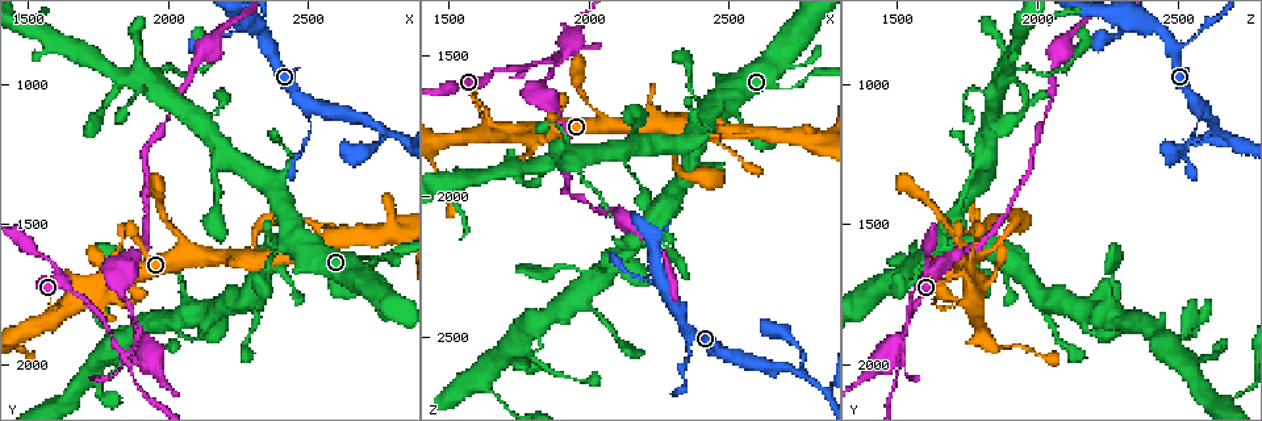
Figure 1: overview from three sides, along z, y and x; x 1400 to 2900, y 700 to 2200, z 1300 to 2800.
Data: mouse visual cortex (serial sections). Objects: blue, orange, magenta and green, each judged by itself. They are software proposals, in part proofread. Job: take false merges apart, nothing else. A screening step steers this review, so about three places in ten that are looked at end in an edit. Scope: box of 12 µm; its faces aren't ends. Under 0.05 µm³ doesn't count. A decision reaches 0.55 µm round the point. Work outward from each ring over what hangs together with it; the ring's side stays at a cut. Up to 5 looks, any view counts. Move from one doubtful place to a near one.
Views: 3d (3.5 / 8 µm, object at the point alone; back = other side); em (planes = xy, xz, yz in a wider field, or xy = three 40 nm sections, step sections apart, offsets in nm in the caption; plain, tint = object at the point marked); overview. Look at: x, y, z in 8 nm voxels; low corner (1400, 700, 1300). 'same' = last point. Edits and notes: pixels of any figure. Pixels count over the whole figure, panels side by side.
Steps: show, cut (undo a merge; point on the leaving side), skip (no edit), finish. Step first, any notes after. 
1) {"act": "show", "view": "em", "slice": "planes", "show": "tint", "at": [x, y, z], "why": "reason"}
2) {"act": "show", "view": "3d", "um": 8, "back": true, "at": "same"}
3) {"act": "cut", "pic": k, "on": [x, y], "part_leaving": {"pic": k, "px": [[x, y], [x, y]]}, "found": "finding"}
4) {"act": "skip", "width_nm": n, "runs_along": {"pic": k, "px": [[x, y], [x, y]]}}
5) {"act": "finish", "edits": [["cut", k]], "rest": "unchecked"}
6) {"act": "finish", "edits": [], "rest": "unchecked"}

{"act": "show", "view": "3d", "um": 3.5, "at": [1890, 1950, 1530], "why": "four-way junction"}

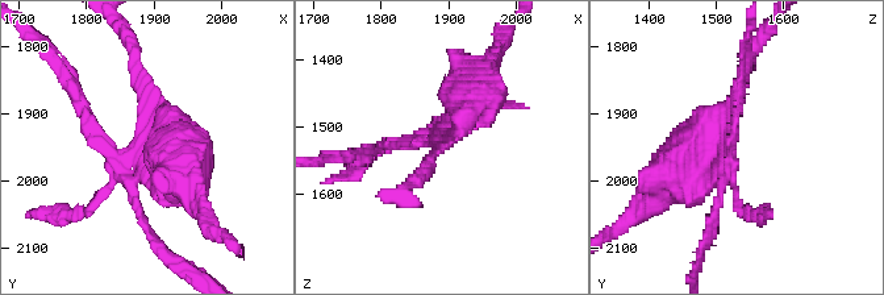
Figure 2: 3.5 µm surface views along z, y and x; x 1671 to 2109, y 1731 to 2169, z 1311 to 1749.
{"act": "show", "view": "em", "slice": "xy", "step": 2, "show": "tint", "at": [1880, 1945, 1525], "why": "shape alone is not enough"}

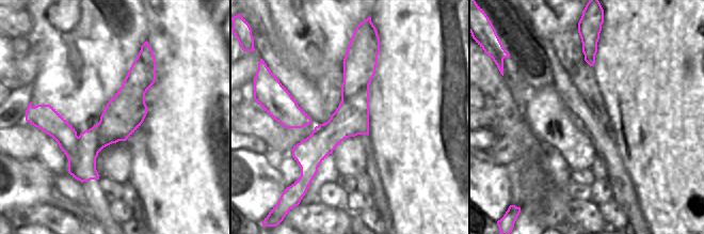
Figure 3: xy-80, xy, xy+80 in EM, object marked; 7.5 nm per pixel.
{"act": "cut", "pic": 2, "on": [714, 134], "part_leaving": {"pic": 2, "px": [[122, 156], [150, 120], [134, 46]]}, "found": "two cells meet here"}

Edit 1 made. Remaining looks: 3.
{"act": "show", "view": "overview", "why": "redraw"}

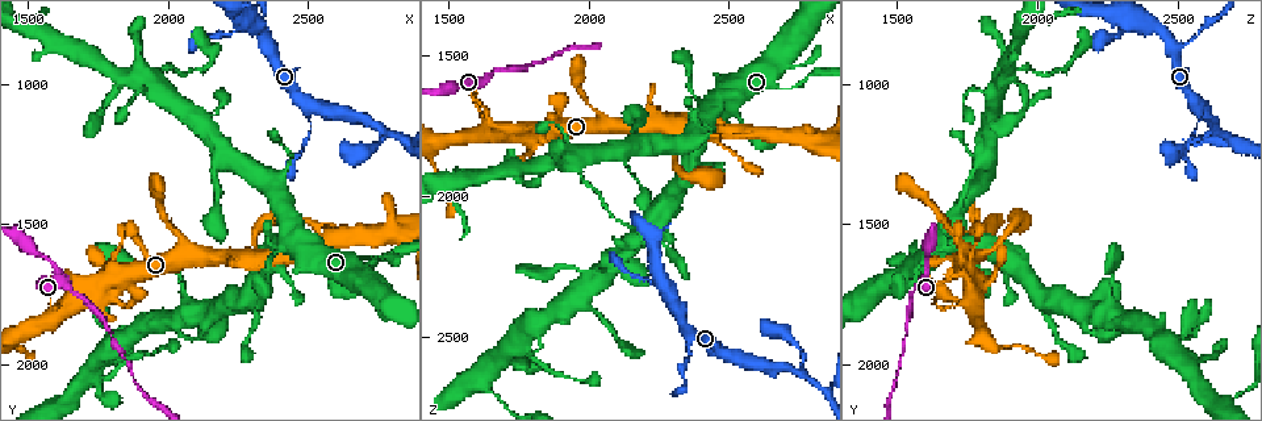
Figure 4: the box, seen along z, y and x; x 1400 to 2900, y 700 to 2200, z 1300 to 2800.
{"act": "show", "view": "3d", "um": 8, "back": true, "at": [2360, 840, 2540], "why": "thick turns thin"}

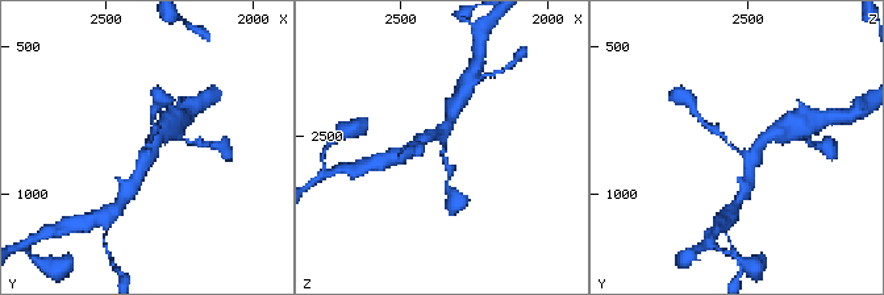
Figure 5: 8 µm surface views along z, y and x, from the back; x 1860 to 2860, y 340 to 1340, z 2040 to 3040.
{"act": "show", "view": "3d", "um": 3.5, "at": [2360, 850, 2550]}

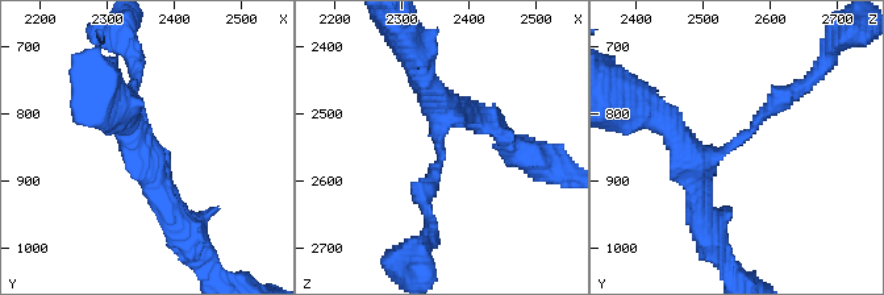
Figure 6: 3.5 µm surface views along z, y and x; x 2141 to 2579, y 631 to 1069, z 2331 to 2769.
{"act": "skip", "arm_widths_nm": [200, 300, 350], "runs_along": {"pic": 6, "px": [[697, 202], [695, 161], [725, 153], [795, 92]]}, "found": "one cell here"}

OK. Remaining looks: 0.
{"act": "finish", "edits": [["cut", 2]], "rest": "unchecked"}

